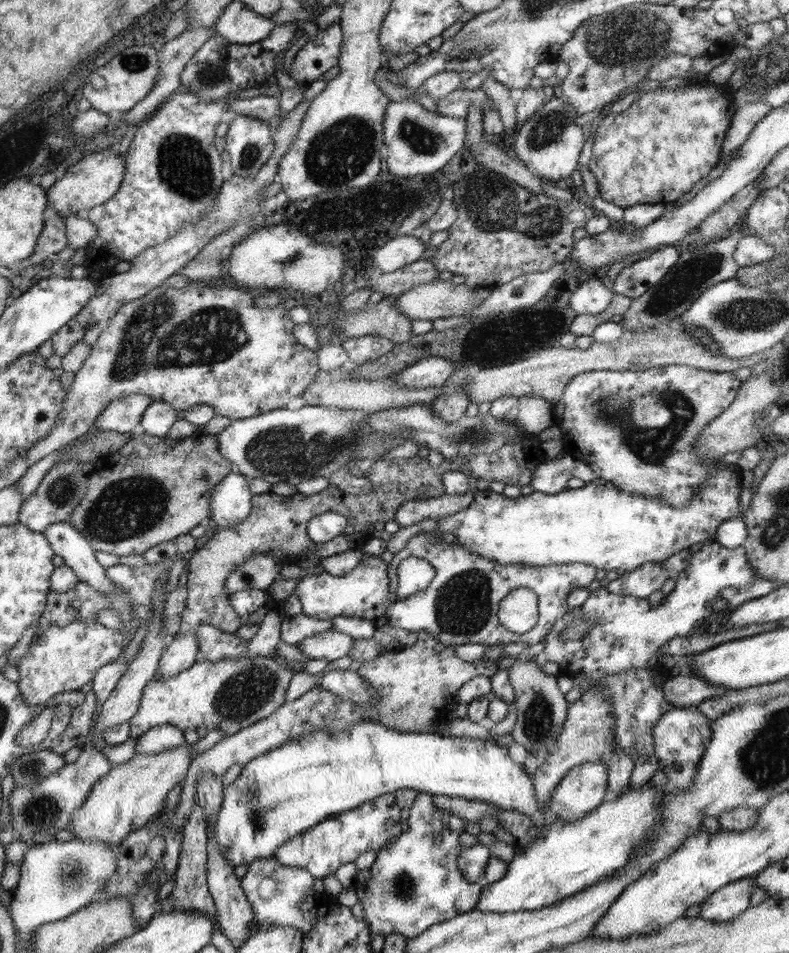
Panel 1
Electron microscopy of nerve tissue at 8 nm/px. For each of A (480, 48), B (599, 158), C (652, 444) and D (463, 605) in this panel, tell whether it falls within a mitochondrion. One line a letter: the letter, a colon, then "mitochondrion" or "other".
A: mitochondrion
B: other
C: mitochondrion
D: mitochondrion

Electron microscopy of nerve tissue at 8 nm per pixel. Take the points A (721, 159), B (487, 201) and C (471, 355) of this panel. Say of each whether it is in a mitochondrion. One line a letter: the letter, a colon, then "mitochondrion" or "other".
A: other
B: mitochondrion
C: mitochondrion

